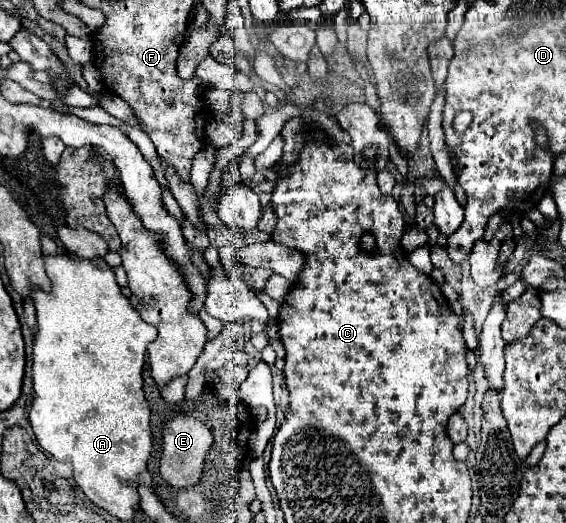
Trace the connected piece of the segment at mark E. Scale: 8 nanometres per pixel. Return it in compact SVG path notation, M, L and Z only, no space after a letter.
M179 415L171 419L163 429L163 451L161 451L161 477L173 487L189 487L199 481L203 471L203 459L213 443L211 431L199 423L195 417Z

